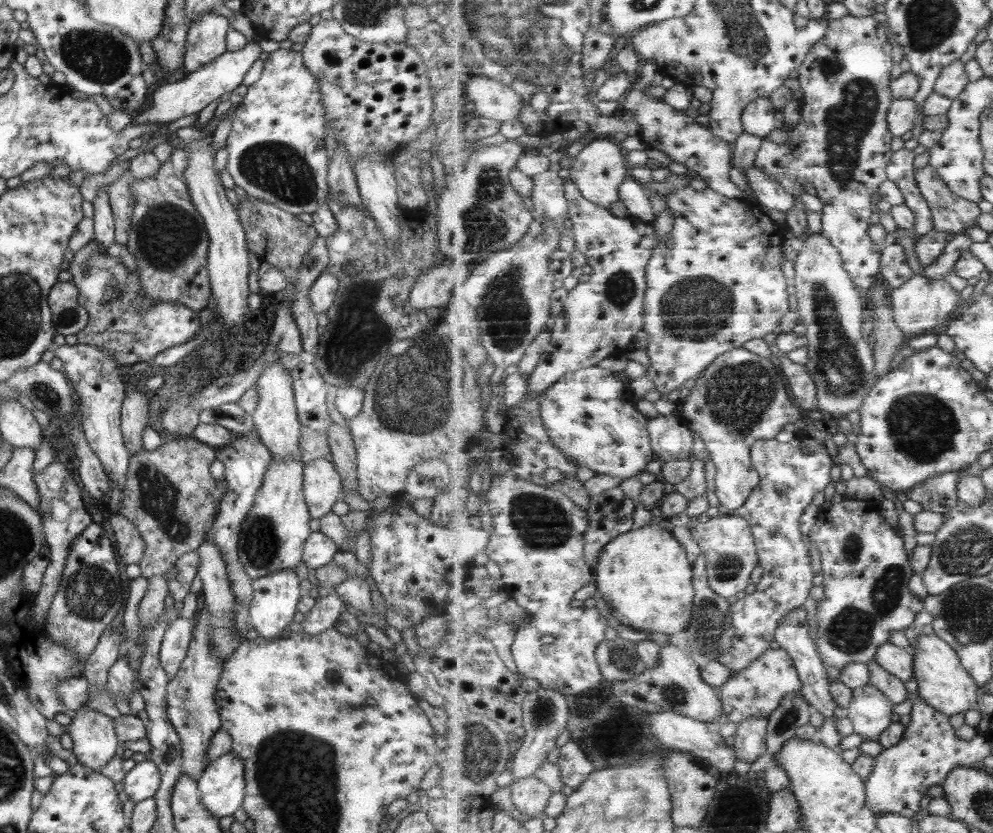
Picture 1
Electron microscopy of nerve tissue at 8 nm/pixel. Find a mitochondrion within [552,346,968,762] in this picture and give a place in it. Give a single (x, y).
(737, 397)

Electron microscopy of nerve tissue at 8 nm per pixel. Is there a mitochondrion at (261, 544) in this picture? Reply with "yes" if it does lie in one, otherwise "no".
yes

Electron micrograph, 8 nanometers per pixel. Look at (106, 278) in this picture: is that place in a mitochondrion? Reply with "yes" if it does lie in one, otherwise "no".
yes

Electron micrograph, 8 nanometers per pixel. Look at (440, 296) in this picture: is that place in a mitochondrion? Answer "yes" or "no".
no

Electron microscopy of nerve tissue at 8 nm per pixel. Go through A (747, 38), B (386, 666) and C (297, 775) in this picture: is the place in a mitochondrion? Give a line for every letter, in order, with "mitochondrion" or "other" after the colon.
A: mitochondrion
B: other
C: mitochondrion

